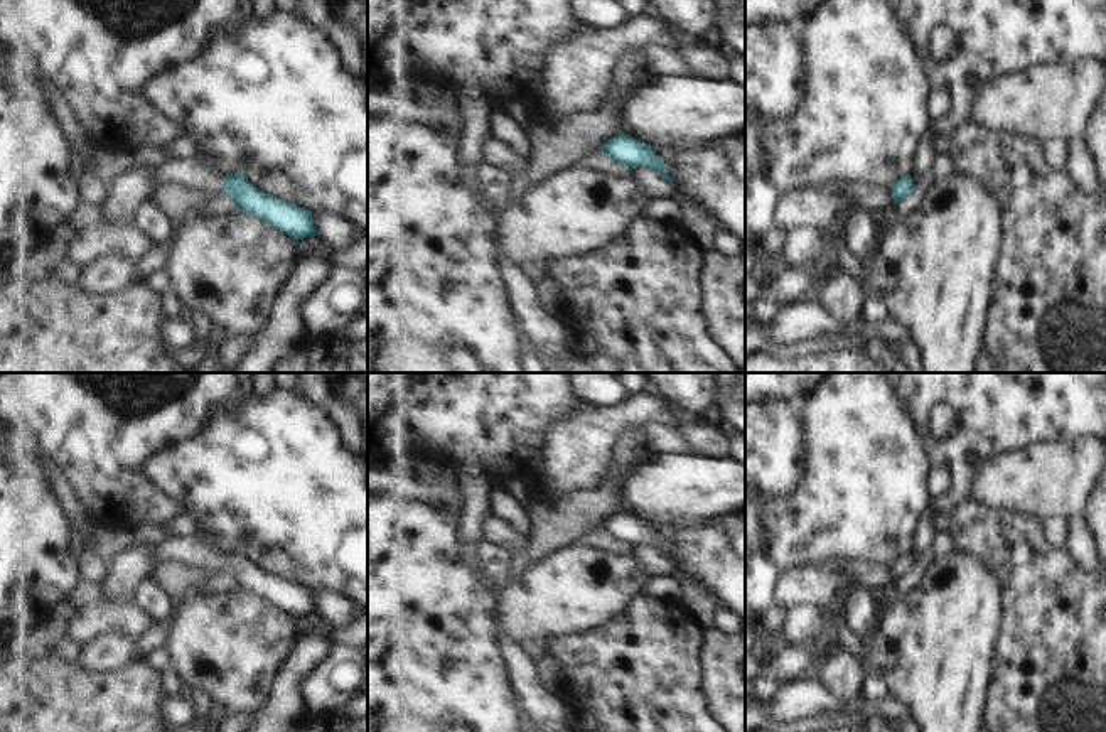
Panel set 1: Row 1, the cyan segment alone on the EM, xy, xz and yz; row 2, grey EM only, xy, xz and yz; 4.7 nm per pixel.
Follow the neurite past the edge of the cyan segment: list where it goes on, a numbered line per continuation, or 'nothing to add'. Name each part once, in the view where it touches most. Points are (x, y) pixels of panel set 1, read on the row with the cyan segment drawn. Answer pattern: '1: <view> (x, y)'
1: xy (198, 172).

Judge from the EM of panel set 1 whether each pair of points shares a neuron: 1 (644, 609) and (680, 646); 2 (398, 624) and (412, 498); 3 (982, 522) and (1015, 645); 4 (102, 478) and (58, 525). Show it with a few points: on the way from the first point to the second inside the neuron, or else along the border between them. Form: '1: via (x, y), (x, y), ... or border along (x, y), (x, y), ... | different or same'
1: via (651, 618), (671, 638) | same
2: via (398, 592), (398, 530) | same
3: via (1010, 552), (1019, 560), (1019, 614) | same
4: border along (51, 474), (80, 516) | different

